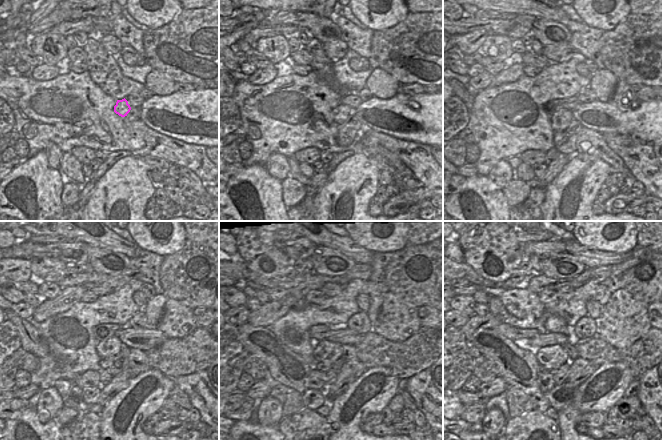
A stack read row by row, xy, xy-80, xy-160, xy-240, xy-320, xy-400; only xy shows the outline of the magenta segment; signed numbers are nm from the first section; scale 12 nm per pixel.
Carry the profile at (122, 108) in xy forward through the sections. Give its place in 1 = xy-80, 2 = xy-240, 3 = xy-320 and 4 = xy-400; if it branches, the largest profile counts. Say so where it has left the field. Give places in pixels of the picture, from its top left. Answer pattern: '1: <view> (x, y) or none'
1: xy-80 (343, 110)
2: xy-240 (112, 346)
3: xy-320 (327, 351)
4: xy-400 (549, 358)

